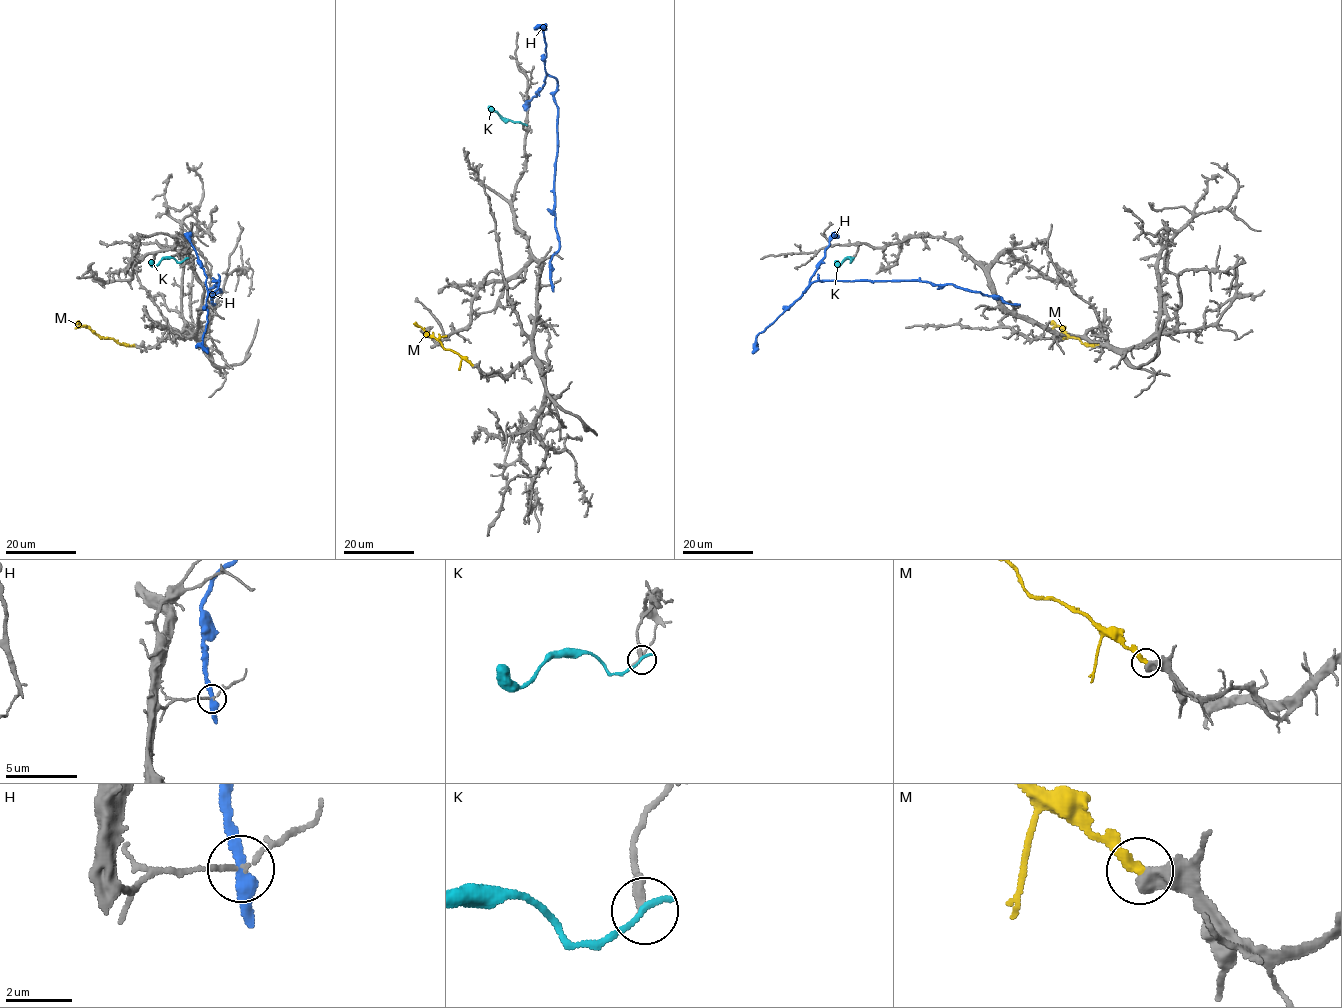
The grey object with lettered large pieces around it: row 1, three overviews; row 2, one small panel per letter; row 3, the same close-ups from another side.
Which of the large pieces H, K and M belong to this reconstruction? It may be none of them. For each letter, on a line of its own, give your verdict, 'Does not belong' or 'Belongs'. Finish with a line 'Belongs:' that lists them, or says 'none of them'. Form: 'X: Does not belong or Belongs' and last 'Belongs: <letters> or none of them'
H: Does not belong
K: Does not belong
M: Belongs
Belongs: M

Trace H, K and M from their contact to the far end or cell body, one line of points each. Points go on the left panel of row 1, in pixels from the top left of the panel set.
H: (214, 304), (211, 296), (221, 292), (215, 280), (219, 286), (206, 298), (207, 322), (202, 338), (207, 353)
K: (185, 259), (177, 262), (172, 257), (165, 257), (155, 265), (150, 260)
M: (134, 345), (101, 337), (76, 323)

